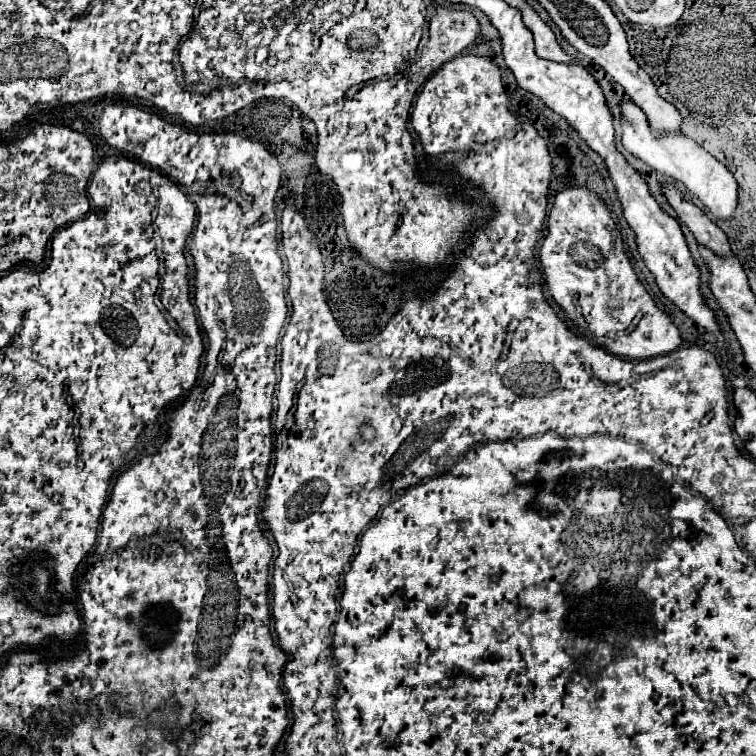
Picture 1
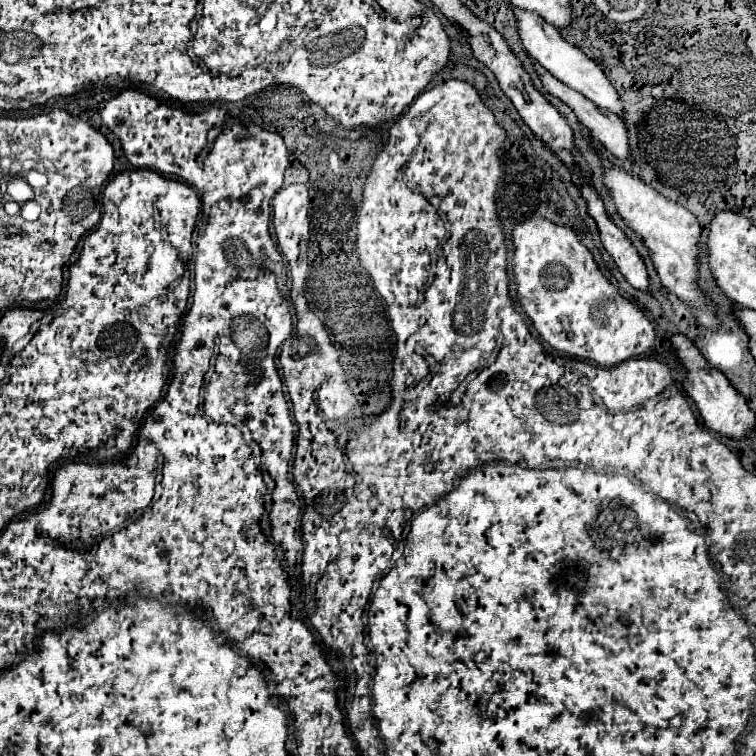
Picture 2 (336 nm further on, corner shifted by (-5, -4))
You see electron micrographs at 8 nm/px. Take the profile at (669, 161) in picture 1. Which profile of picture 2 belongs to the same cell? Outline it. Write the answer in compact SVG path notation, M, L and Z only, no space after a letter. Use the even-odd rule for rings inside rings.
M513 8L517 20L519 20L519 38L523 42L523 48L545 68L549 70L557 80L561 80L563 84L567 84L569 88L581 92L587 100L593 100L599 108L605 108L609 112L615 112L617 116L625 116L625 108L623 108L623 100L619 98L617 90L613 88L611 80L607 78L607 74L603 72L603 68L599 68L591 58L587 58L579 48L571 46L569 42L563 40L563 36L559 34L557 28L553 28L551 24L543 22L543 18L535 12L523 12L519 8Z

